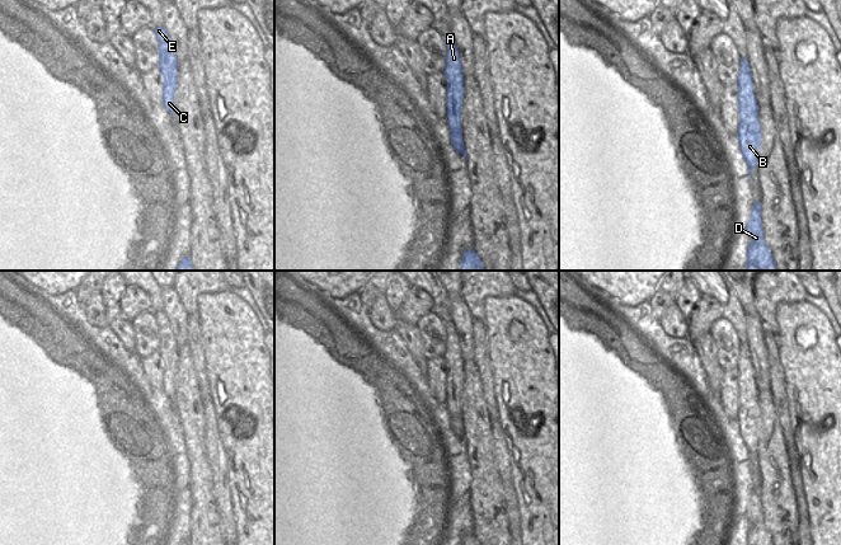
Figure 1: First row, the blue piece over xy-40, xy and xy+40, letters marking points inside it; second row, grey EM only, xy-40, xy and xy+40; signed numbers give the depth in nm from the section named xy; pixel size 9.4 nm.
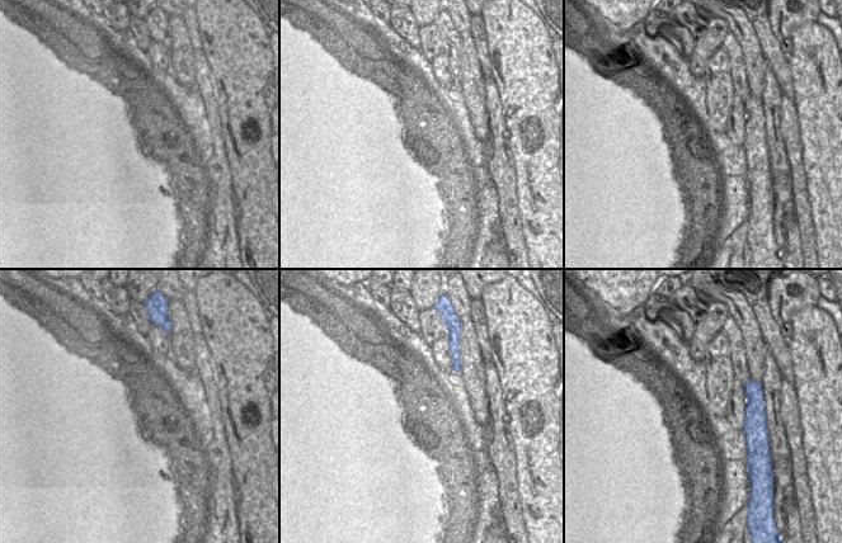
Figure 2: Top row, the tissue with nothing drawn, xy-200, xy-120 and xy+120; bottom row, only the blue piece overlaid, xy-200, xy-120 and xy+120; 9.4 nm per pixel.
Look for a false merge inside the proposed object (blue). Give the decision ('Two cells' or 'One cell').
One cell

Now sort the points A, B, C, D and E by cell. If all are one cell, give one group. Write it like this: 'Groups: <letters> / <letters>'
Groups: A B C D E

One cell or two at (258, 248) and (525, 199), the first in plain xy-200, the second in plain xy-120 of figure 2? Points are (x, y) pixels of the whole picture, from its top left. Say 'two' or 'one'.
one

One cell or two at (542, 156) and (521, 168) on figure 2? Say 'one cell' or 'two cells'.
one cell

